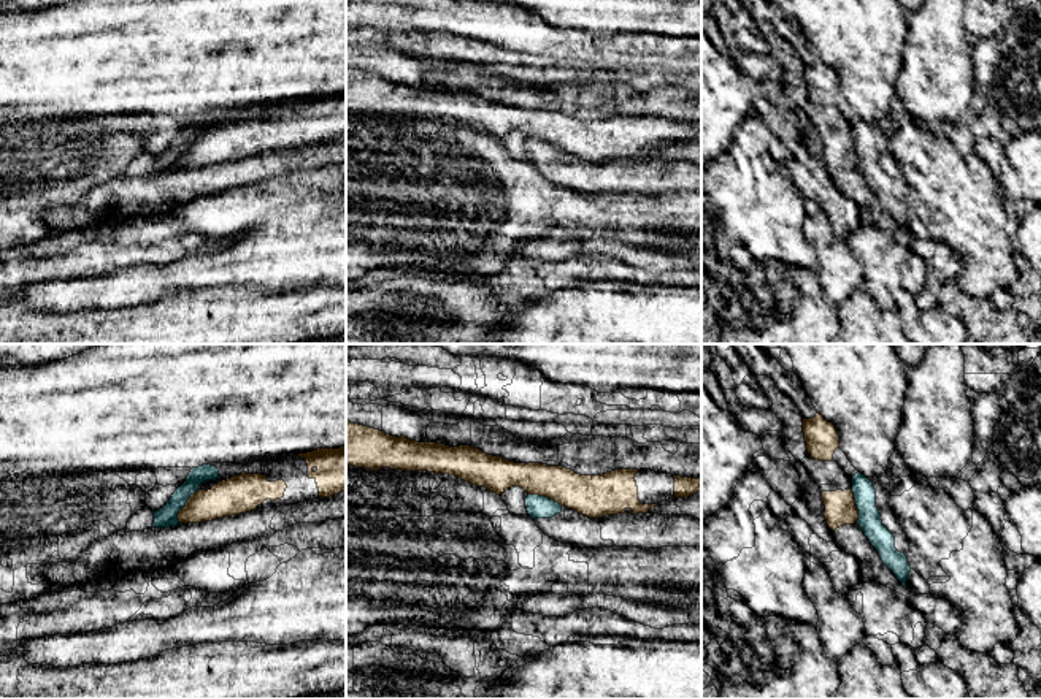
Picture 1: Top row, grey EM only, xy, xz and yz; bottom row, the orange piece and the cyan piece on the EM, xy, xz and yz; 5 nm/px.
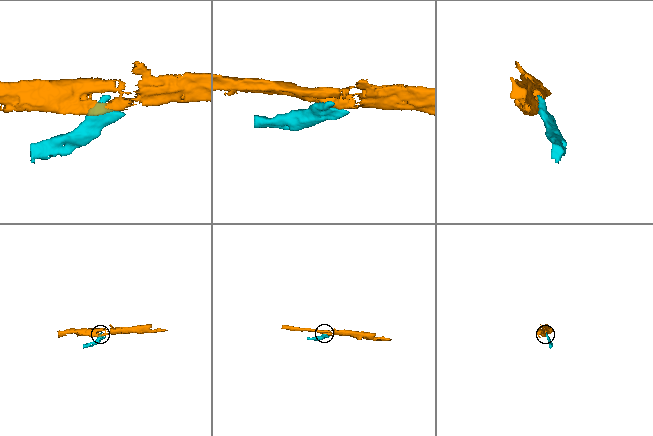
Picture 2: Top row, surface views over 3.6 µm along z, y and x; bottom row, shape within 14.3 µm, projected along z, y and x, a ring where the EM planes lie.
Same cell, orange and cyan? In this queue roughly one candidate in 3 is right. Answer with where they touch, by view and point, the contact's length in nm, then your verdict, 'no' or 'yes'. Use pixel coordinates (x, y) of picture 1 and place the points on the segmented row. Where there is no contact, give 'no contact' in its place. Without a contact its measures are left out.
meets orange in xy at (184, 506); contact 200 nm long; no

